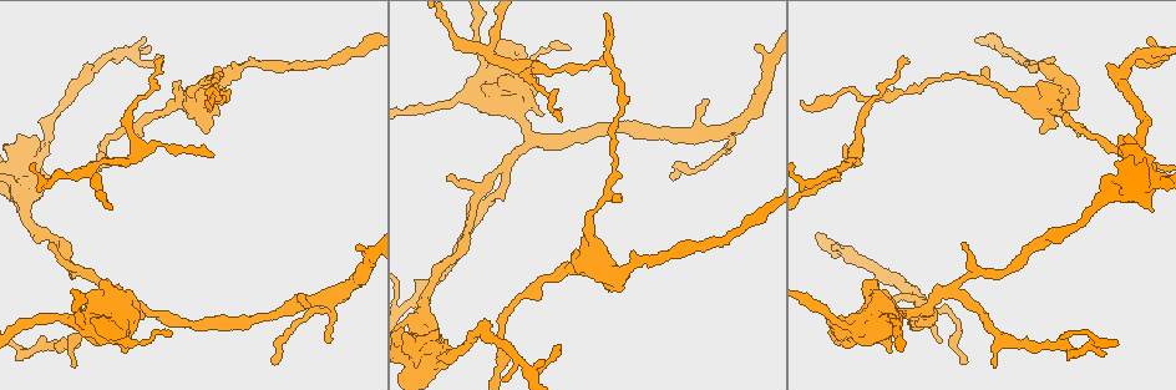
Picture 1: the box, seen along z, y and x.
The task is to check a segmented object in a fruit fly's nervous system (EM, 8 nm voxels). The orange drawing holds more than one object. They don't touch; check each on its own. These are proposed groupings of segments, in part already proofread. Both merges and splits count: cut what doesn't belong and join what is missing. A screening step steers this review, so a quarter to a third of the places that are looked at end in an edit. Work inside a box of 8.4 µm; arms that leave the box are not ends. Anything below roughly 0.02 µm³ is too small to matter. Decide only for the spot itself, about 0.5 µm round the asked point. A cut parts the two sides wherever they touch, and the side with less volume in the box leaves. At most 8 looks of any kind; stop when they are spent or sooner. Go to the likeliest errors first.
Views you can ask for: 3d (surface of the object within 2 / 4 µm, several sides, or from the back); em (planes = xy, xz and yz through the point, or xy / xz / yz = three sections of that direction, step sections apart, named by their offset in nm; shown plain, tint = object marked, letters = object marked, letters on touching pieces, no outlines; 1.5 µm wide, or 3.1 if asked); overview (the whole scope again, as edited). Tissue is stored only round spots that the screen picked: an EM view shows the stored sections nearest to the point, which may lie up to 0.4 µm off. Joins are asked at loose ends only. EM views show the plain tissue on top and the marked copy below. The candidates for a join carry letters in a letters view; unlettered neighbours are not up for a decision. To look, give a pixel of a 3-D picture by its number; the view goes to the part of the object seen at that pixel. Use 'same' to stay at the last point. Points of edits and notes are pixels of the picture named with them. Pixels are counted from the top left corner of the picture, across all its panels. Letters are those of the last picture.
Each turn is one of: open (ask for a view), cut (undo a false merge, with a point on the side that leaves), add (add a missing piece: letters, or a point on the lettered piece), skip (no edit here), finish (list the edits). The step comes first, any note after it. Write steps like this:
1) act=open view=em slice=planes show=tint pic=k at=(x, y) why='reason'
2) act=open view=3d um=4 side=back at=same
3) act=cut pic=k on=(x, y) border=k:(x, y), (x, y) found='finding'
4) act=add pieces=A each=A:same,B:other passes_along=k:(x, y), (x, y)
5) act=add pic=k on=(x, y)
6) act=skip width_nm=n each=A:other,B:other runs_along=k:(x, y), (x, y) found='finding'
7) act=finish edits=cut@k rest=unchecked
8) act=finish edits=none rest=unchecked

act=open view=3d um=4 pic=1 at=(1040, 132) why='branch stops here'

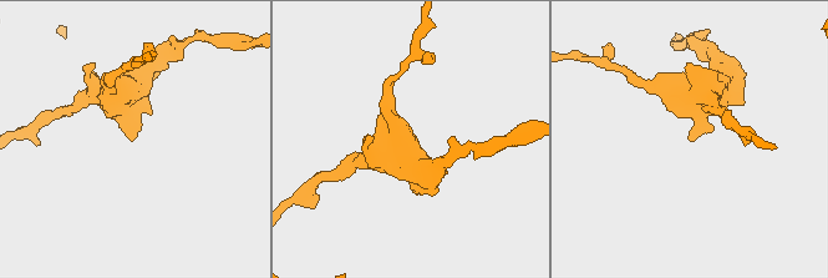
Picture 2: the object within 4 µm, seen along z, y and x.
act=open view=em slice=xz step=8 show=letters pic=2 at=(690, 139)

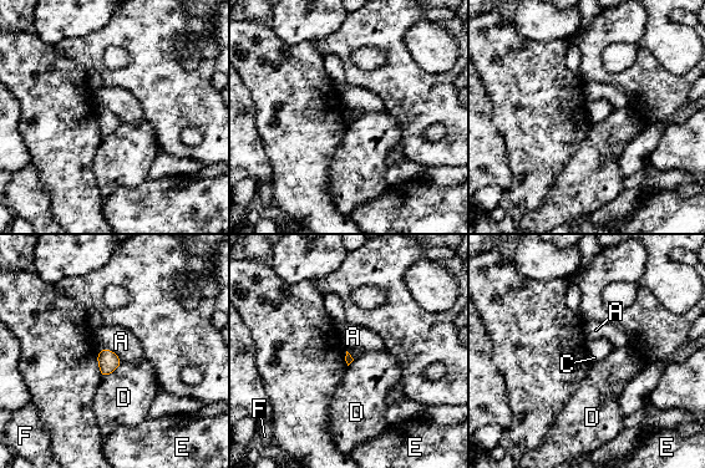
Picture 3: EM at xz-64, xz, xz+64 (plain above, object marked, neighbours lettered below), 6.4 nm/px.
act=open view=em slice=planes show=letters at=same why='cut it another way'

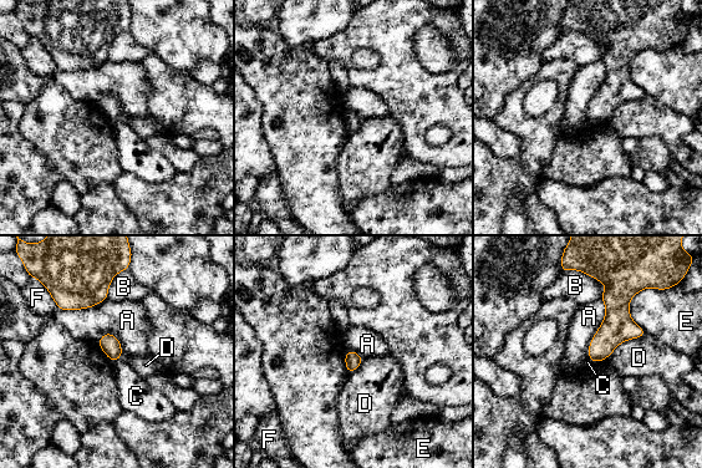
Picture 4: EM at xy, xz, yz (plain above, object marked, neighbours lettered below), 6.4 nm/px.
act=skip longest_contact=A:400nm each=A:other,B:other,C:other,D:other,E:other,F:other border=4:(600, 298), (604, 319), (588, 359) found='no lettered piece goes on from it'

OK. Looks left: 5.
act=open view=3d um=2 pic=1 at=(36, 135) why='stops while still wide'

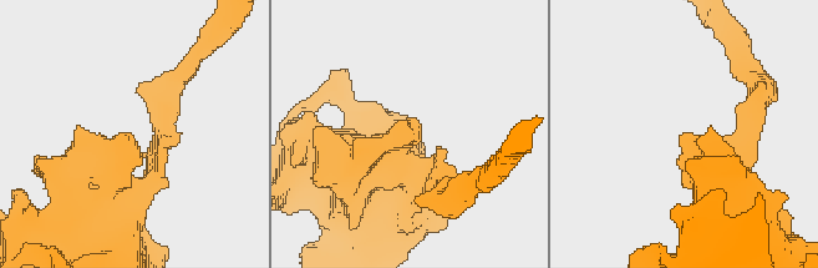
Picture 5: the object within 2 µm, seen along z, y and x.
act=open view=em slice=planes show=letters pic=5 at=(686, 133) why='now the EM'

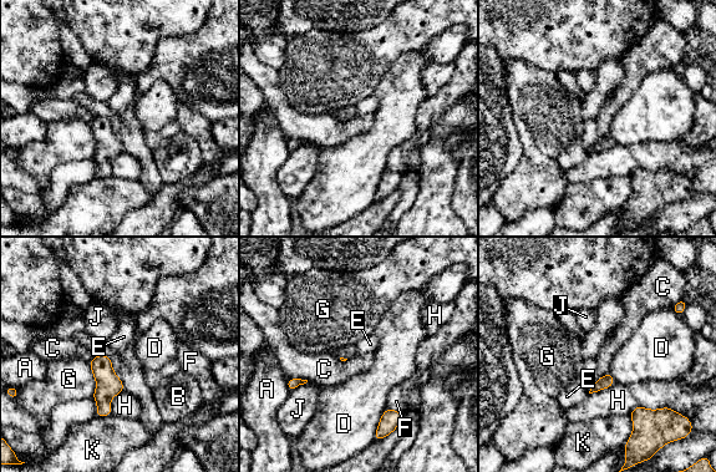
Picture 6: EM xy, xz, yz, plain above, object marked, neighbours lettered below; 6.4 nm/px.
act=skip longest_contact=H:240nm each=A:other,B:other,C:other,D:other,E:other,F:other,G:other,H:other,J:other,K:other border=6:(287, 379), (308, 380) found='no lettered piece goes on from it'

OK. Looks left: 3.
act=open view=em slice=xz step=4 show=letters pic=1 at=(488, 77)

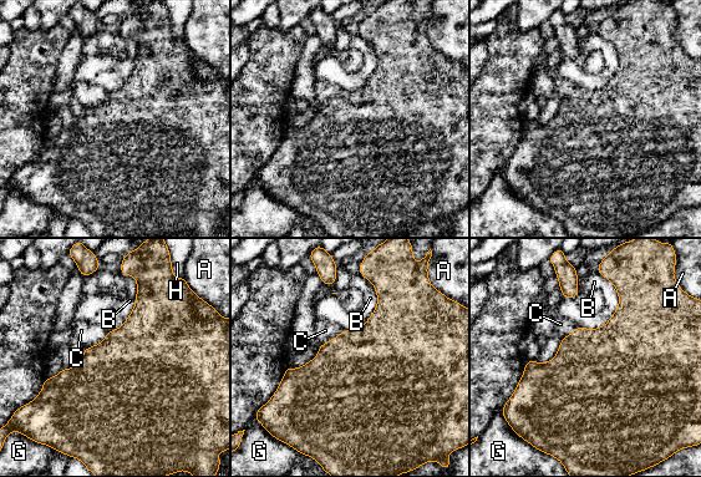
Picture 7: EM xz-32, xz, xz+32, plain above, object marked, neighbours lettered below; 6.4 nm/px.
act=skip each=A:other,B:other,C:other,G:other,H:other border=7:(108, 331), (98, 343), (85, 348) found='continuous, no second neuron'

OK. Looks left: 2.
act=finish edits=none rest=unchecked

